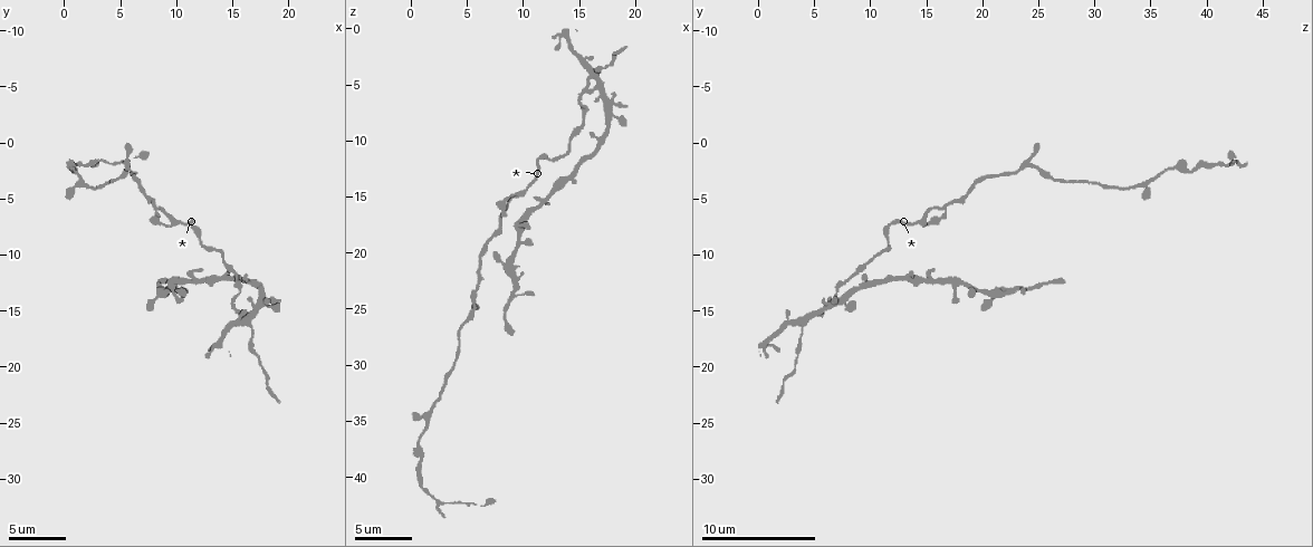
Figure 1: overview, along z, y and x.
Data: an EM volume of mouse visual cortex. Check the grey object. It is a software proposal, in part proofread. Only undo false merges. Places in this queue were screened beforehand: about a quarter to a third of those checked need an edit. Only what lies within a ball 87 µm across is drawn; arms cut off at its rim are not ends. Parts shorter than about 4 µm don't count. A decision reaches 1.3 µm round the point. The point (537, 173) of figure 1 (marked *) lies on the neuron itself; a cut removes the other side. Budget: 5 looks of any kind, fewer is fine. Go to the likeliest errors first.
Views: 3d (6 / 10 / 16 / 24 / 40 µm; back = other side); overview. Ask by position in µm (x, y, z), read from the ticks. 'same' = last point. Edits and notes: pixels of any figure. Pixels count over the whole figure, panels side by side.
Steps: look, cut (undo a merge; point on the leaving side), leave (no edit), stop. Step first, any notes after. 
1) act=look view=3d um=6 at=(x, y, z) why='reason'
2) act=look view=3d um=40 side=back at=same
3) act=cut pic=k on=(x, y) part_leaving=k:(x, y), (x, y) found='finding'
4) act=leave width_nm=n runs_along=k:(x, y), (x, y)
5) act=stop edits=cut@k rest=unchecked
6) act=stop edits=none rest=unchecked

act=look view=3d um=10 at=(16.2, 16.0, 4.2) why='four arms meet'

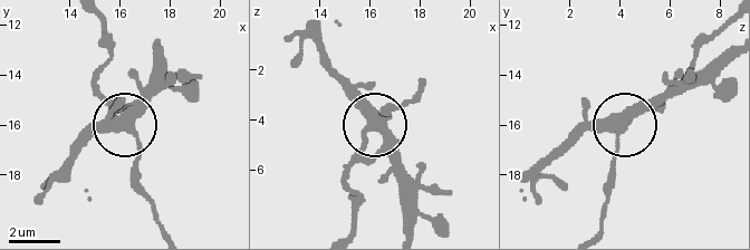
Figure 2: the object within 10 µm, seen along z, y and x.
act=leave runs_along=2:(102, 22), (109, 54), (97, 88), (123, 125), (86, 125) found='one neuron here'

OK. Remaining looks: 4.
act=look view=3d um=10 at=(0.6, 2.2, 37.2) why='calibre changes'

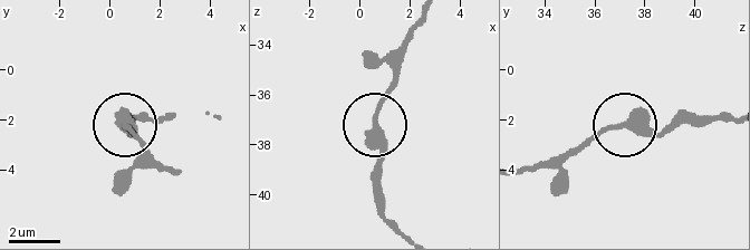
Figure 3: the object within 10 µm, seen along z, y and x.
act=leave arms=3 found='continuous, no second neuron'

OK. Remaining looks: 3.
act=look view=3d um=16 at=(5.6, 1.8, 24.2) why='sudden change in width'

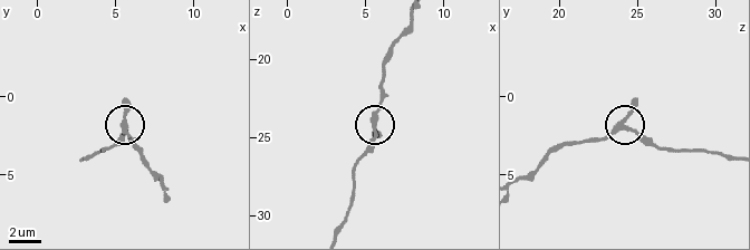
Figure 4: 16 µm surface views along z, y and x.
act=leave runs_along=4:(520, 180), (556, 148), (593, 143), (628, 126), (655, 145) found='continuous, no second neuron'

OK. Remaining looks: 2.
act=stop edits=none rest=unchecked

